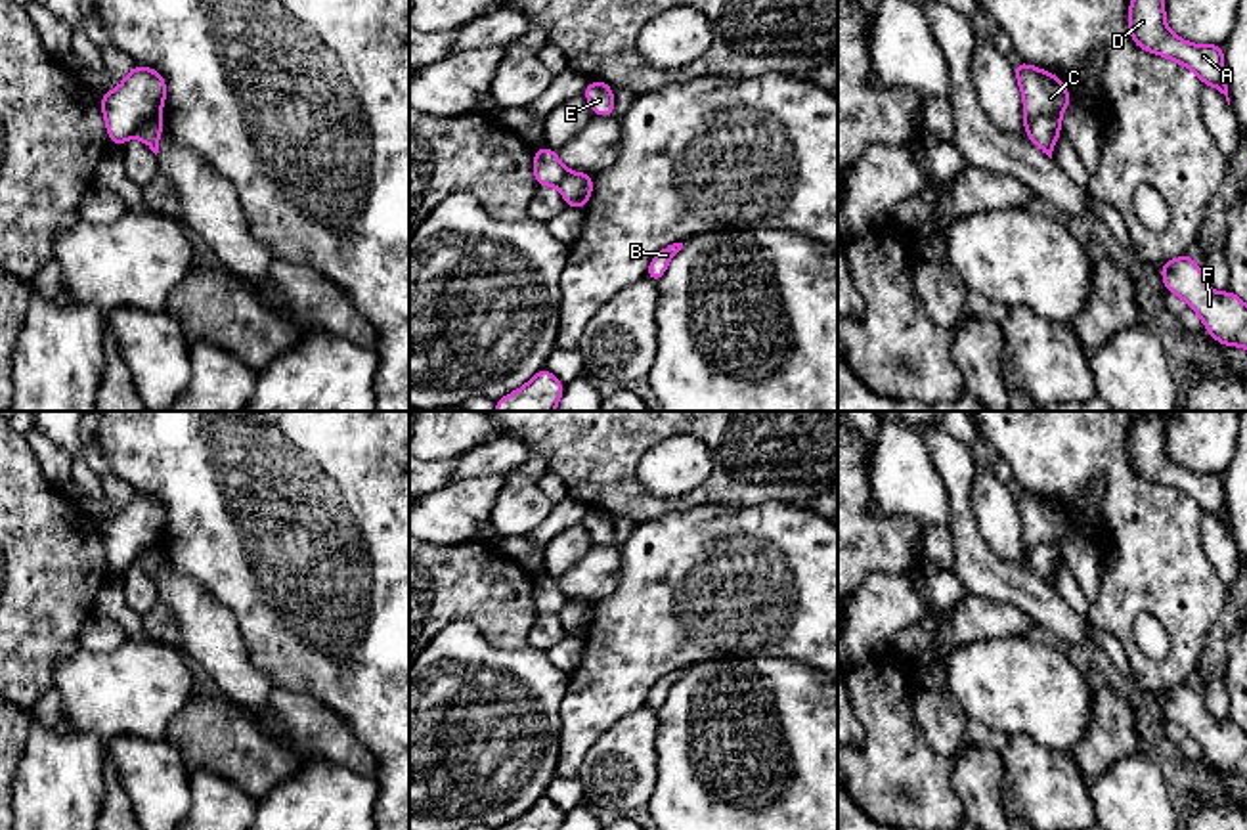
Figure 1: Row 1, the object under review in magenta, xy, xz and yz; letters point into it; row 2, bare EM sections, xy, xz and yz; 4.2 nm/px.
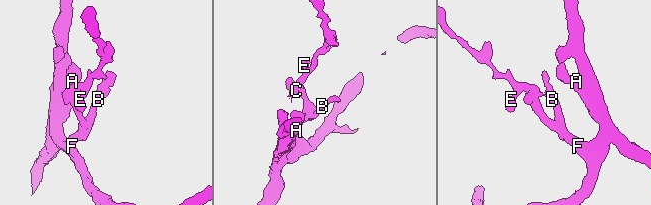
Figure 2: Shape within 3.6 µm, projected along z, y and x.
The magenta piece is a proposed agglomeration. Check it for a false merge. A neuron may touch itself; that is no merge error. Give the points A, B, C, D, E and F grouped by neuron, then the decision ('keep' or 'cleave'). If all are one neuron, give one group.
groups A B D F / C E; cleave

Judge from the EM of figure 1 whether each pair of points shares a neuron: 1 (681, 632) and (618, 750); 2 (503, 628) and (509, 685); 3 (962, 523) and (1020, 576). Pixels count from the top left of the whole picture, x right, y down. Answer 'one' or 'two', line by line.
1: two
2: two
3: one

